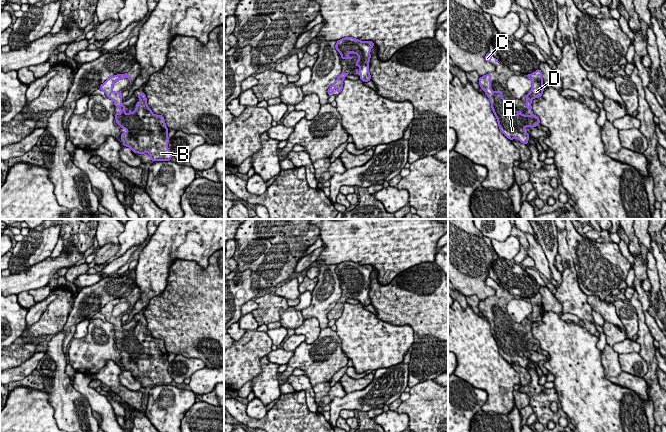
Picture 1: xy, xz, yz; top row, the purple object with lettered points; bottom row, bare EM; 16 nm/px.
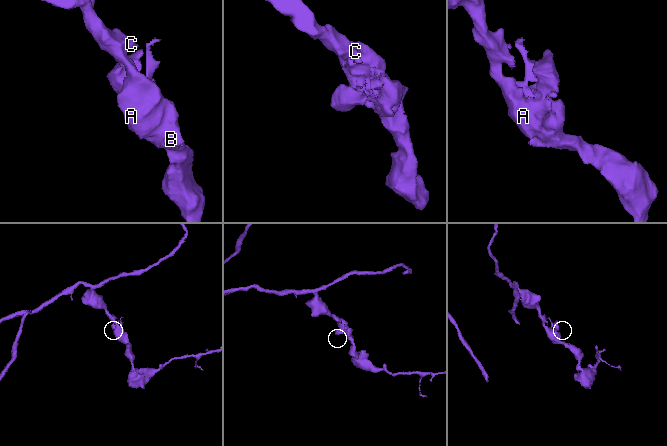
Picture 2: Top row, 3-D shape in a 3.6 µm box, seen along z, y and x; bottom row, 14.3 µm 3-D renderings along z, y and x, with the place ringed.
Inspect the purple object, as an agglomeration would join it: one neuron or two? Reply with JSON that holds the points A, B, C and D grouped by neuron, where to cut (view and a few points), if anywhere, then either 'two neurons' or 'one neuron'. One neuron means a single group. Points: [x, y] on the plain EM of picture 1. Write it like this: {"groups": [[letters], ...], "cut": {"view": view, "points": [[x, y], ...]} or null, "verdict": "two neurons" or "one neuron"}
{"groups": [["A", "B", "C", "D"]], "cut": null, "verdict": "one neuron"}

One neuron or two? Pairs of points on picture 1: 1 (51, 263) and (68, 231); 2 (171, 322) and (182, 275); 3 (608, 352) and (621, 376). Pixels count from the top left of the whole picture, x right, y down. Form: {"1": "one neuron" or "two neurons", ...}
{"1": "two neurons", "2": "one neuron", "3": "one neuron"}

